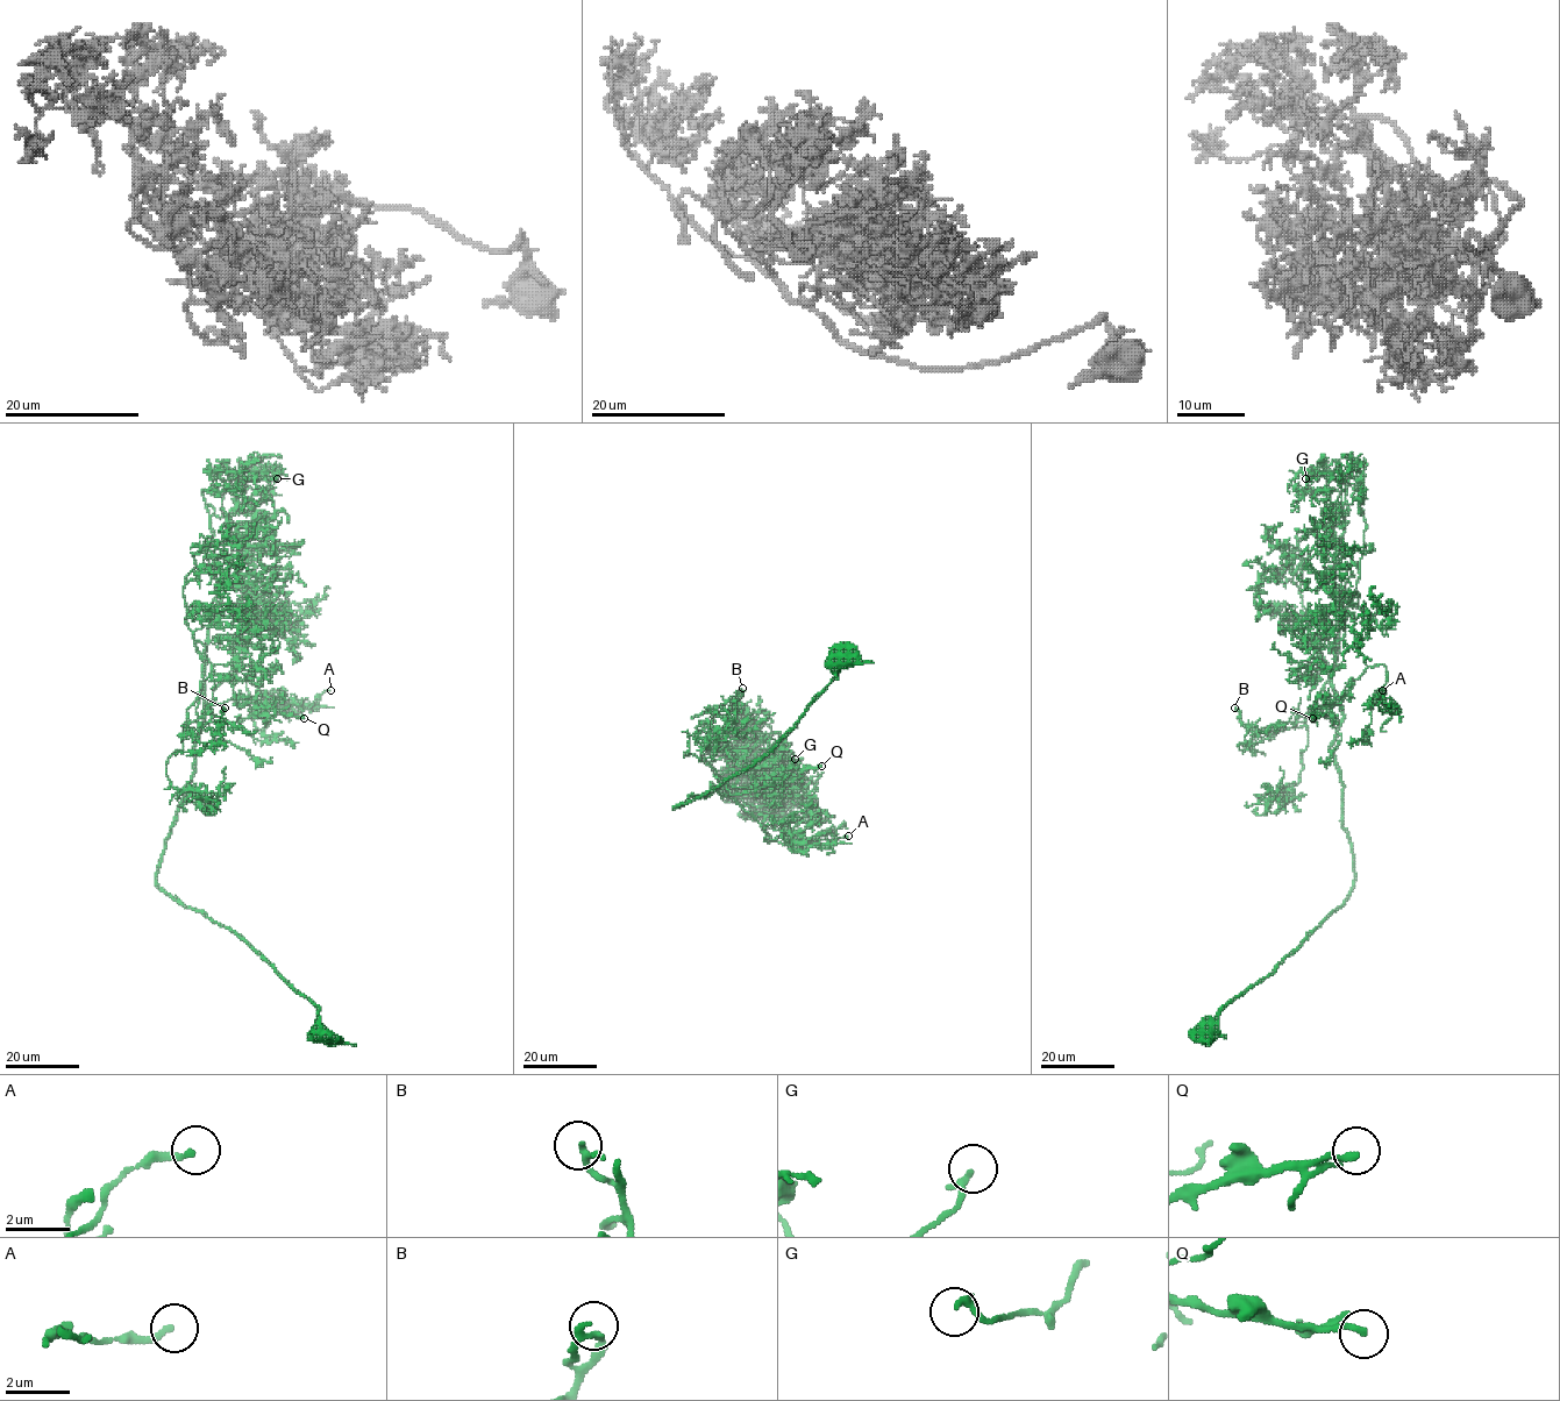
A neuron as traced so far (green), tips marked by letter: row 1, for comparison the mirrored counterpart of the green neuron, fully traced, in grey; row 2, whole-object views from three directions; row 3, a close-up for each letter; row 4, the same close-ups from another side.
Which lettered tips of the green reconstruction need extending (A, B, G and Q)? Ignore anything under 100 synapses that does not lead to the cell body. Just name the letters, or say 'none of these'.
none of these

